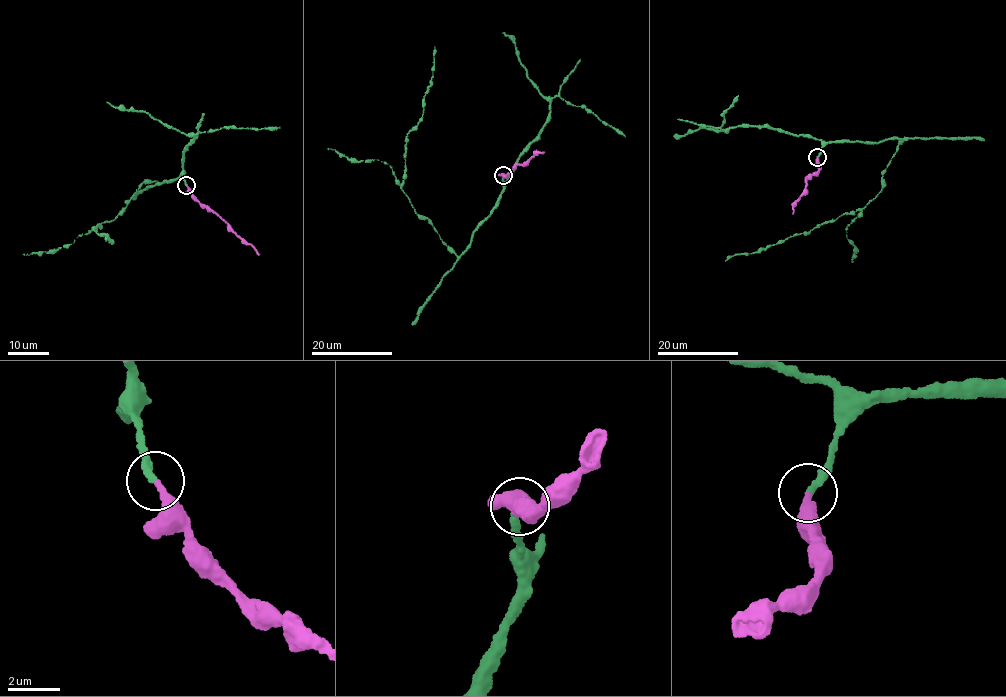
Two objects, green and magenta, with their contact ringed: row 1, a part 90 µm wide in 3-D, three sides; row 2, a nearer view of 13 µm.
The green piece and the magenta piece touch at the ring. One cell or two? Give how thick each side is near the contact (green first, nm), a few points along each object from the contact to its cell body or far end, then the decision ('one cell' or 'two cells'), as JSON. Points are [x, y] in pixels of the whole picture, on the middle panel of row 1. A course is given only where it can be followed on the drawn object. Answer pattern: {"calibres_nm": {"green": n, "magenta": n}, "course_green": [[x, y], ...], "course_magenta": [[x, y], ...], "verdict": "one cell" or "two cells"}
{"calibres_nm": {"green": 280, "magenta": 360}, "course_green": [[503, 175], [498, 202], [458, 257], [402, 190], [405, 140], [422, 116], [434, 46]], "course_magenta": [[503, 175], [510, 174], [517, 165], [524, 165], [543, 152]], "verdict": "one cell"}

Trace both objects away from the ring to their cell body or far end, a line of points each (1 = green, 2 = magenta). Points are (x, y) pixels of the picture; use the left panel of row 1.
1: (186, 185), (184, 173), (171, 183), (141, 184), (122, 212), (93, 226), (112, 243), (105, 237), (106, 241)
2: (186, 186), (191, 195), (258, 255)

